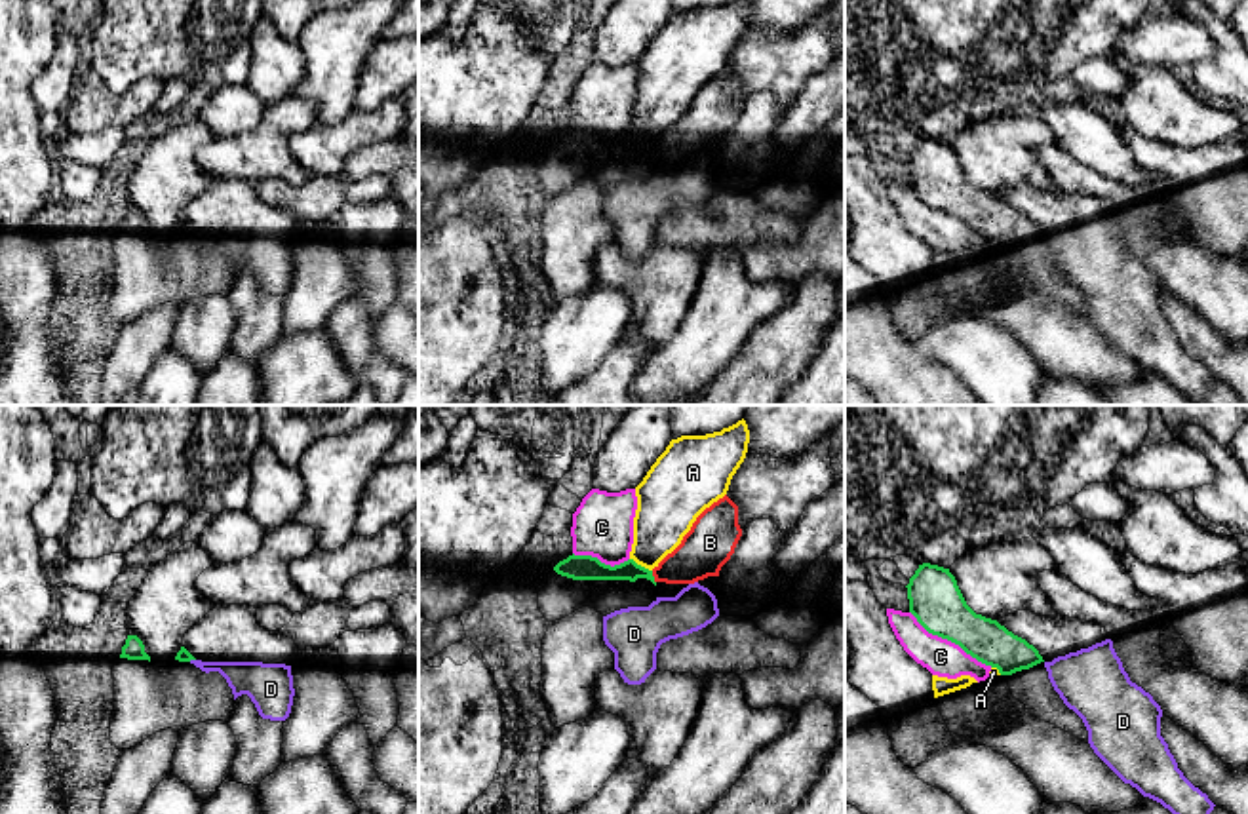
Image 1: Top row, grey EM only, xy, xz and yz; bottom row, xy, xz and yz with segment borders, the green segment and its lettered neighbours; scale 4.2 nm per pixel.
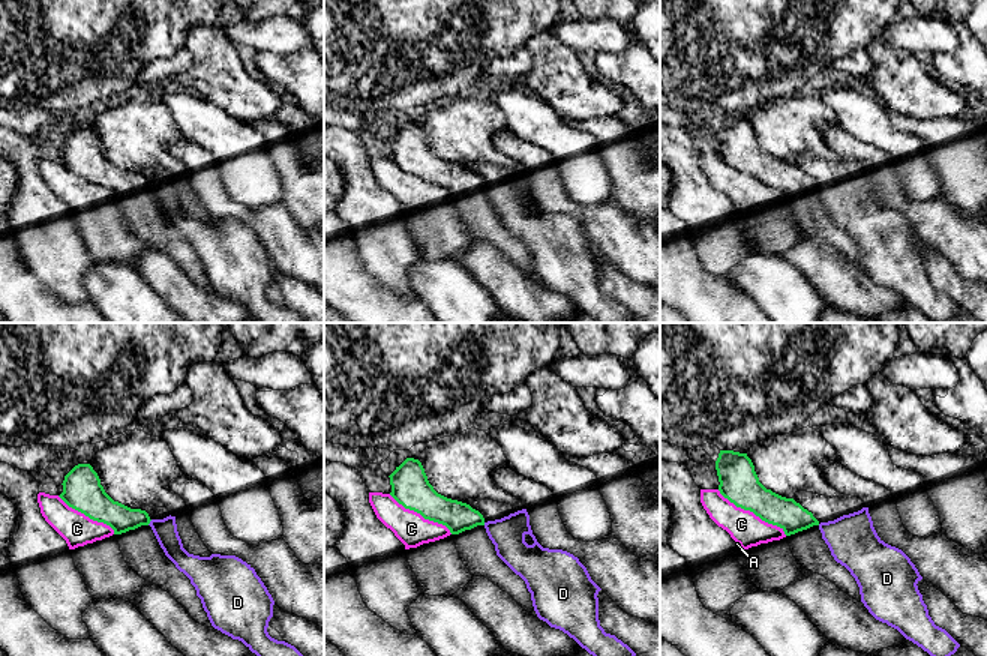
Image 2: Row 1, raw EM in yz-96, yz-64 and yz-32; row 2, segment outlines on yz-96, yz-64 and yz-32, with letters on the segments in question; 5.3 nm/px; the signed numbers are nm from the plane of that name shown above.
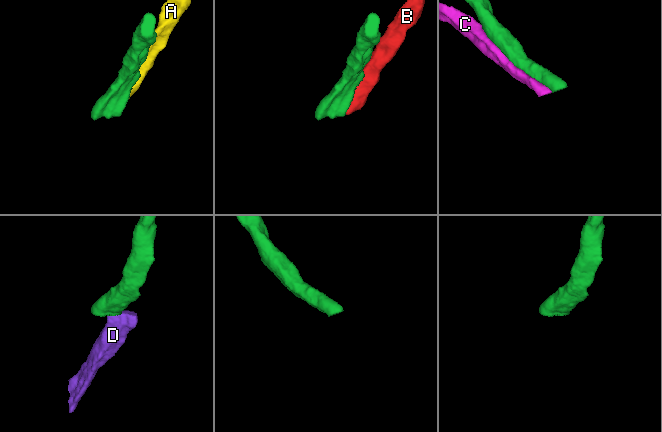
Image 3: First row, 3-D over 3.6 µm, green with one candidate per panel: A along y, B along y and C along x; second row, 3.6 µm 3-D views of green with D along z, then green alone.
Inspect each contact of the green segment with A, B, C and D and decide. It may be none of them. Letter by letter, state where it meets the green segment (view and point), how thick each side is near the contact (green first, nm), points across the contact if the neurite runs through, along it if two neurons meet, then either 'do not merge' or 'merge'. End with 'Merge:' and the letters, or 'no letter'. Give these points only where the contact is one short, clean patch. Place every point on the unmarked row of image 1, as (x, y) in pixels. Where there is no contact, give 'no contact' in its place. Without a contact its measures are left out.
A: meets green in xz at (640, 139); 110 nm thick on the green side, 240 nm on the other; border along xz (630, 132), (651, 145); do not merge
B: meets green in xz at (653, 151); 80 nm thick on the green side, 200 nm on the other; do not merge
C: meets green in yz at (950, 213); 220 nm thick on the green side, 160 nm on the other; do not merge
D: meets green in xy at (191, 232); 60 nm thick on the green side, 140 nm on the other; border along xy (194, 232), (189, 234); do not merge
Merge: no letter

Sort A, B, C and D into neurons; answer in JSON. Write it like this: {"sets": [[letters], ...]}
{"sets": [["A"], ["B"], ["C"], ["D"]]}

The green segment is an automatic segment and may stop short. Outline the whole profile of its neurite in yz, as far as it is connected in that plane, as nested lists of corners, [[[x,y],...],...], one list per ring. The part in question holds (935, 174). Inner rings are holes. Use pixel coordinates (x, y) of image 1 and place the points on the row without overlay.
[[[923,137],[909,152],[909,186],[932,209],[959,219],[978,236],[1008,251],[1012,270],[1037,293],[1088,318],[1082,293],[1054,264],[1044,234],[1025,213],[997,194],[976,188],[949,143]]]

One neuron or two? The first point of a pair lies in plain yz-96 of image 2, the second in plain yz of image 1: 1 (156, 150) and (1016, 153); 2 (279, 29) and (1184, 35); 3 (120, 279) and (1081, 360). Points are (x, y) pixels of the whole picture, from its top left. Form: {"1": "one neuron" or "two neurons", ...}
{"1": "one neuron", "2": "one neuron", "3": "two neurons"}

